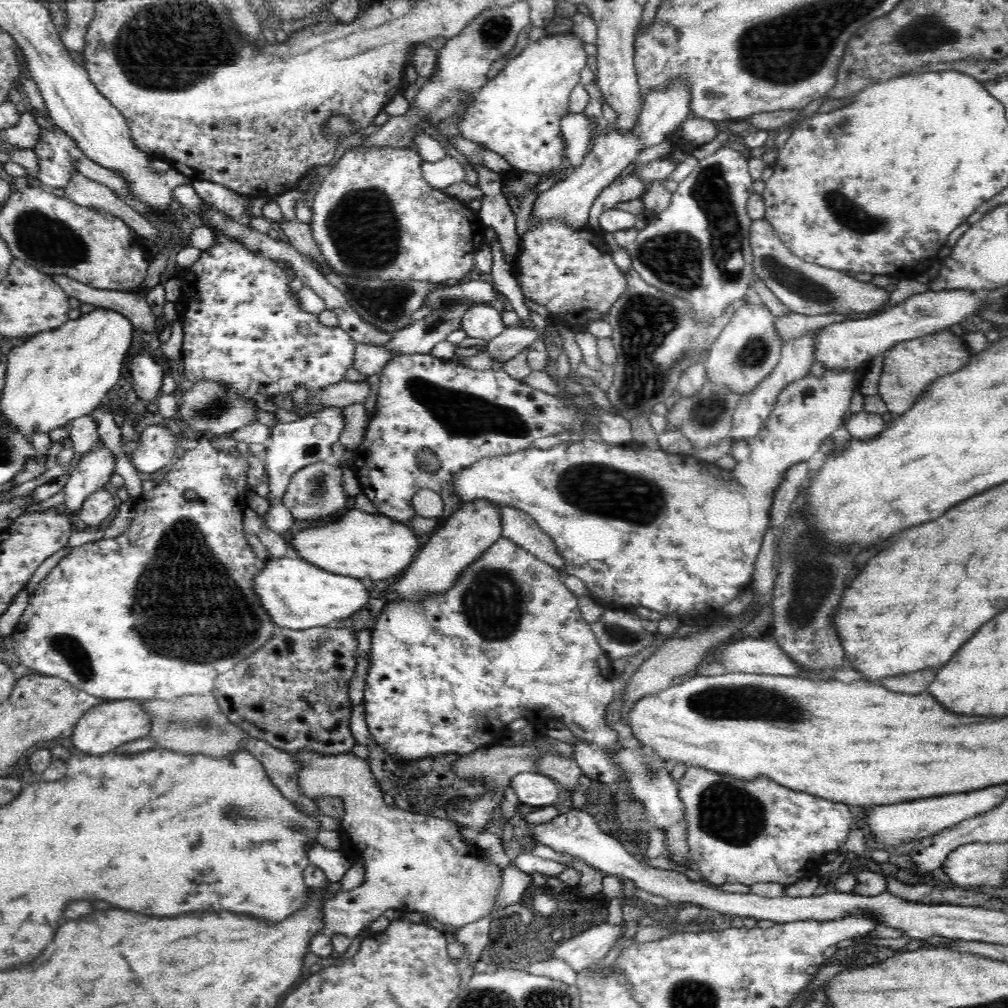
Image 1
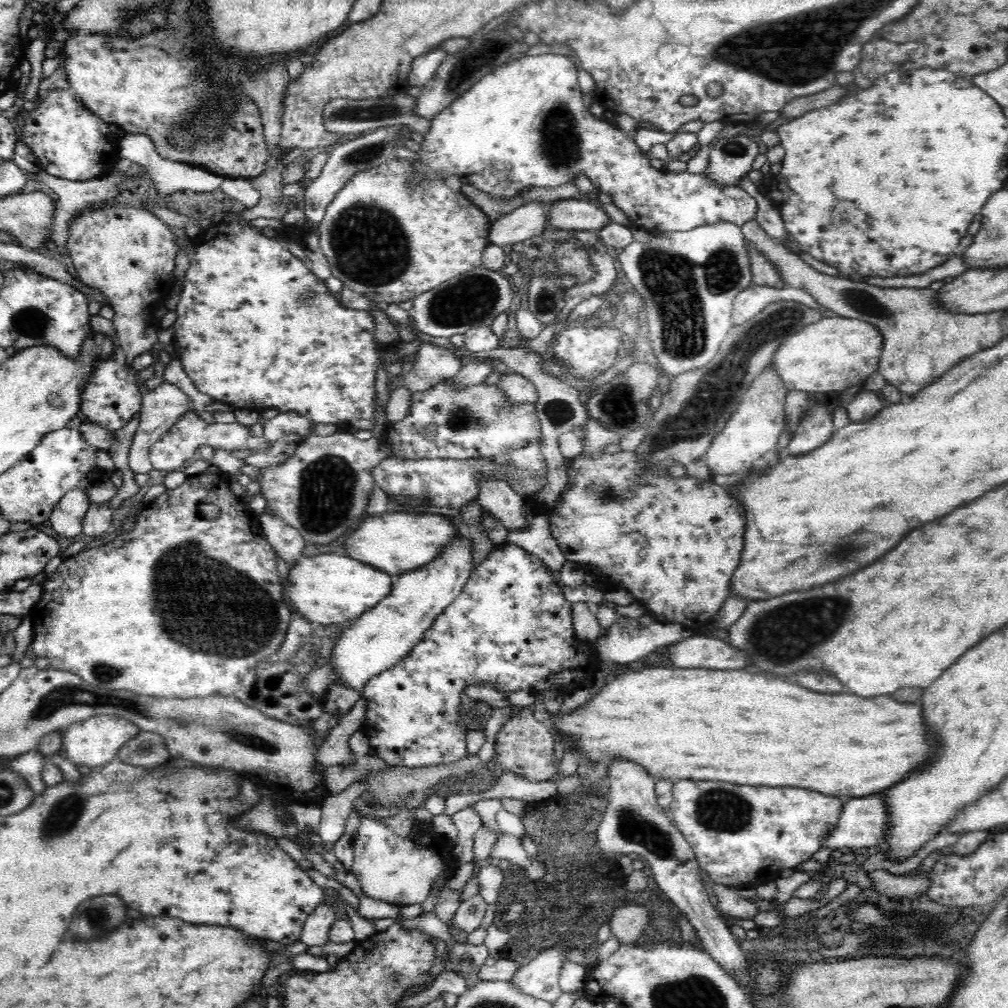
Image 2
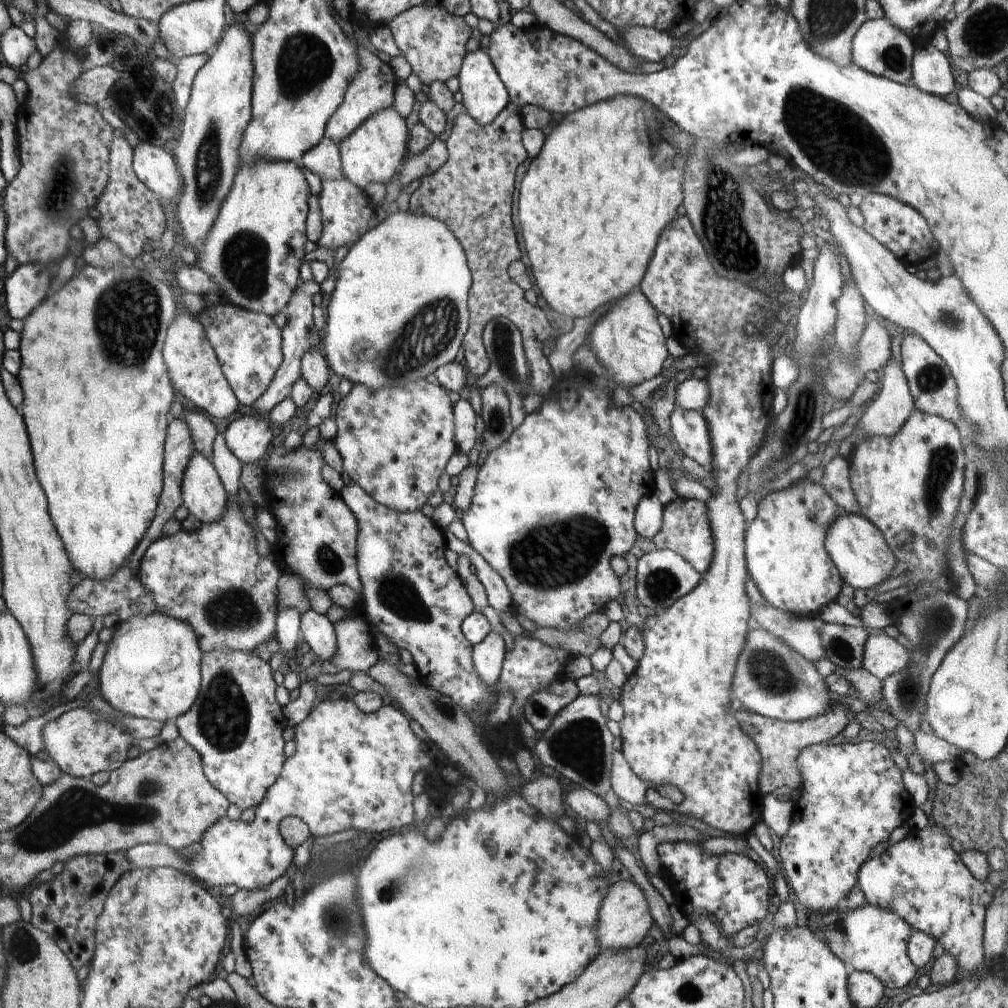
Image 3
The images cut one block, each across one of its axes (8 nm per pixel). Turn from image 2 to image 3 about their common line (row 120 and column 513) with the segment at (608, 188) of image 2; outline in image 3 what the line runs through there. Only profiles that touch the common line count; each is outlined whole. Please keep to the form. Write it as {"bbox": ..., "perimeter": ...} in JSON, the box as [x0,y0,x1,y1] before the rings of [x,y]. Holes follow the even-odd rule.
{"bbox":[459,373,654,632],"perimeter":[[[570,373],[554,384],[552,394],[547,397],[539,409],[524,417],[522,424],[500,446],[489,452],[476,475],[472,504],[460,513],[459,519],[466,529],[471,547],[504,579],[518,614],[530,618],[537,628],[556,628],[560,632],[578,631],[586,616],[598,610],[602,612],[605,604],[616,600],[620,594],[620,581],[610,567],[610,559],[624,556],[634,546],[638,535],[634,526],[636,507],[644,495],[654,491],[654,472],[648,459],[647,428],[633,407],[617,406],[610,392],[598,387],[593,379],[586,378],[580,382],[578,377]]]}

